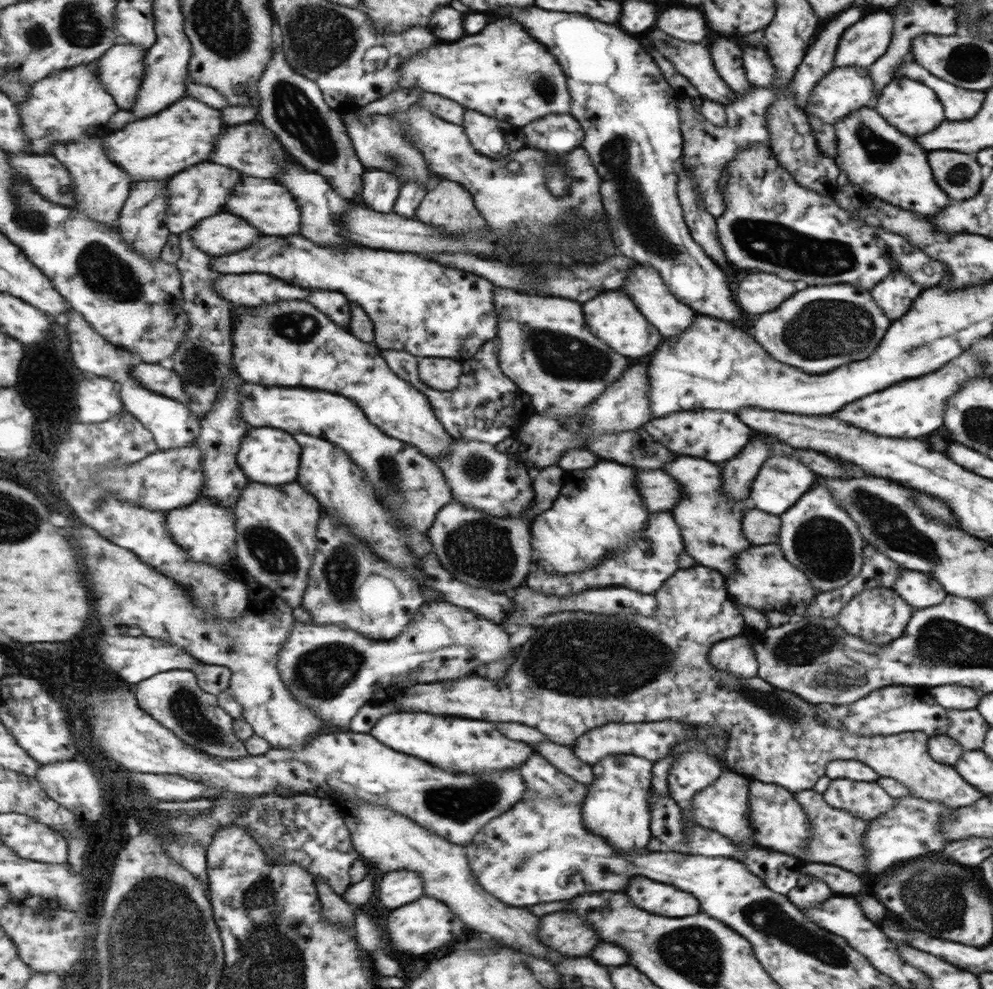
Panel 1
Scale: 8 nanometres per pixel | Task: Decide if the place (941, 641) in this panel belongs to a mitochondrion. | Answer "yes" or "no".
yes

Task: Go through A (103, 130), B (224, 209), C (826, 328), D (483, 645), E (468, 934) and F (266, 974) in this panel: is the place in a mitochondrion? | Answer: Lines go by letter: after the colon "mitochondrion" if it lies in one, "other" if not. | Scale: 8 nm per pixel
A: other
B: other
C: mitochondrion
D: other
E: other
F: mitochondrion

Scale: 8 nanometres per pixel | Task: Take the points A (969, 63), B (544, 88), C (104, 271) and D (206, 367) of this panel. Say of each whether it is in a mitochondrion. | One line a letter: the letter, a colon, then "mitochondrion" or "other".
A: mitochondrion
B: mitochondrion
C: mitochondrion
D: mitochondrion

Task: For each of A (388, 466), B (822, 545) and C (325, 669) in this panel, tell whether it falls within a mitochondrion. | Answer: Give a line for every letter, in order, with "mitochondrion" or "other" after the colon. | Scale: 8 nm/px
A: mitochondrion
B: mitochondrion
C: mitochondrion

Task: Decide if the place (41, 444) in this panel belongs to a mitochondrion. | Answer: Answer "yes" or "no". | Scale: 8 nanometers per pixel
no

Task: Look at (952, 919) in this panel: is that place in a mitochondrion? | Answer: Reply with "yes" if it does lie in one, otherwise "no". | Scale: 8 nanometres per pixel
no

